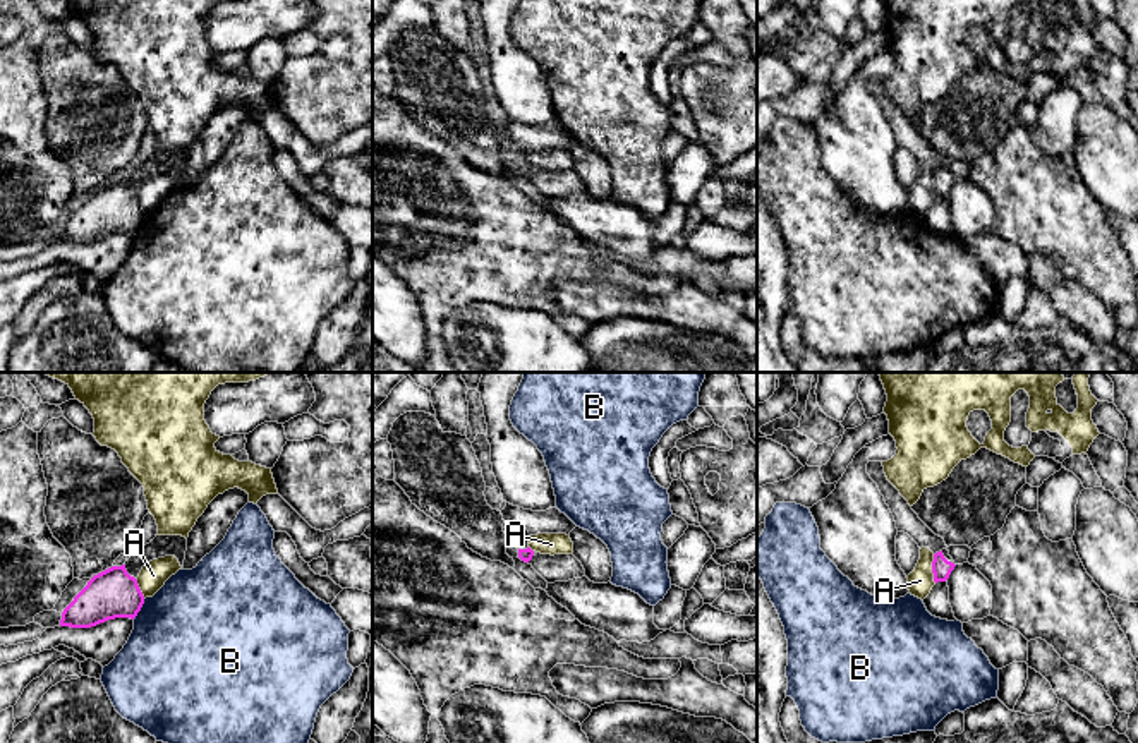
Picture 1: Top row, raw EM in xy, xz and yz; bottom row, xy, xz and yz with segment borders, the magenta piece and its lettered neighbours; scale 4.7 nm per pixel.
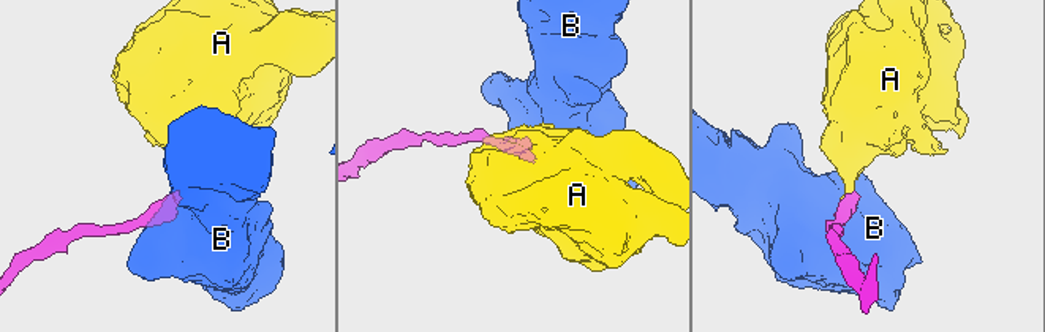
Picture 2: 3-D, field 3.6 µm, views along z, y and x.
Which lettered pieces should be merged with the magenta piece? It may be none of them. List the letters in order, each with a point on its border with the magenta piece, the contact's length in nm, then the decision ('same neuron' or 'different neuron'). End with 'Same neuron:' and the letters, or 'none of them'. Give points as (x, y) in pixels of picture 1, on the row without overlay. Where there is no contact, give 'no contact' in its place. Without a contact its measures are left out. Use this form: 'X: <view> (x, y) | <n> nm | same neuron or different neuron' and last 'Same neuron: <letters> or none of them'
A: yz (932, 184) | 140 nm | different neuron
B: xy (139, 225) | 110 nm | different neuron
Same neuron: none of them

